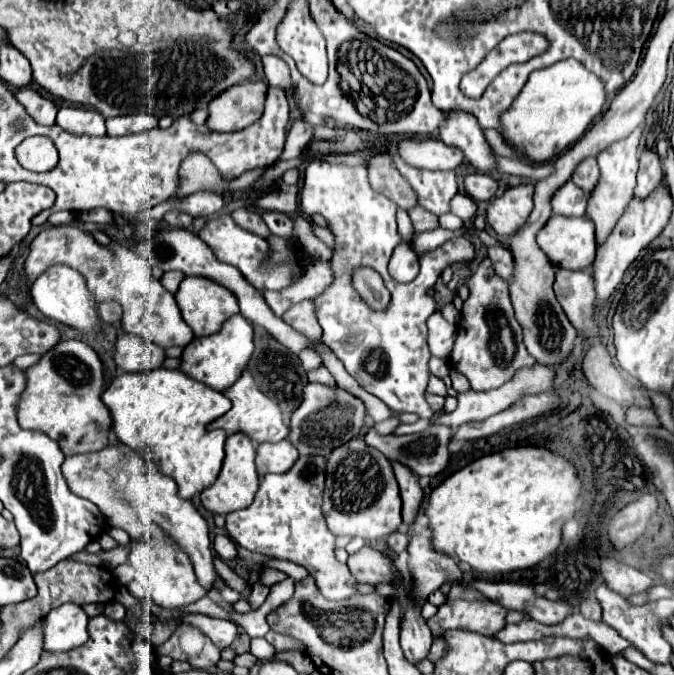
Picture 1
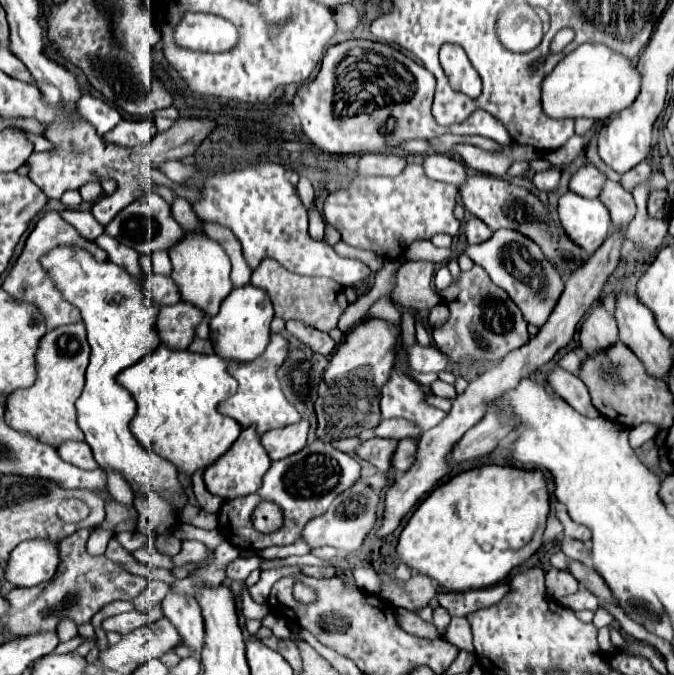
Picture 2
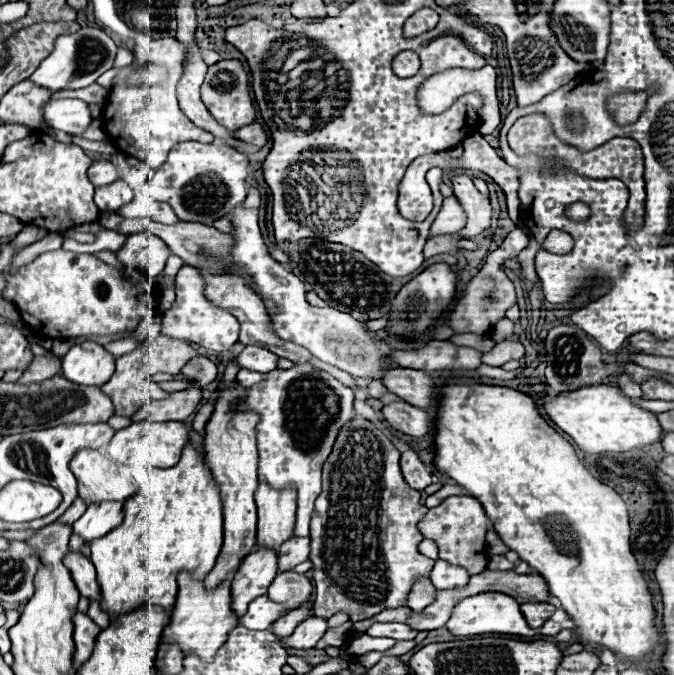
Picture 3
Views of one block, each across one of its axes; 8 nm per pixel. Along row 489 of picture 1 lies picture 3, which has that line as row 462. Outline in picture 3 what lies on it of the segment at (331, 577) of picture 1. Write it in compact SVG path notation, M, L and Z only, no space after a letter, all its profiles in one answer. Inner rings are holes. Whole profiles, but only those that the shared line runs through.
M296 364L290 370L276 368L266 374L262 384L248 390L244 406L262 414L262 420L256 426L258 474L274 488L292 486L298 492L294 536L310 534L314 500L322 490L322 464L332 452L338 432L354 416L352 404L354 392L328 372L312 368L312 364Z

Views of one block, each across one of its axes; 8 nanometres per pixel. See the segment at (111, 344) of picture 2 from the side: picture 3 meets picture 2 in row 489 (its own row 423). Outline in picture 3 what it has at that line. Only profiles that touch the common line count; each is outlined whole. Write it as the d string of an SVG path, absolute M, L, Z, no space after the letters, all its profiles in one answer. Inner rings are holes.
M132 422L130 426L116 430L112 440L106 444L106 454L110 460L126 466L154 466L170 468L180 460L180 452L188 442L188 430L182 422Z

